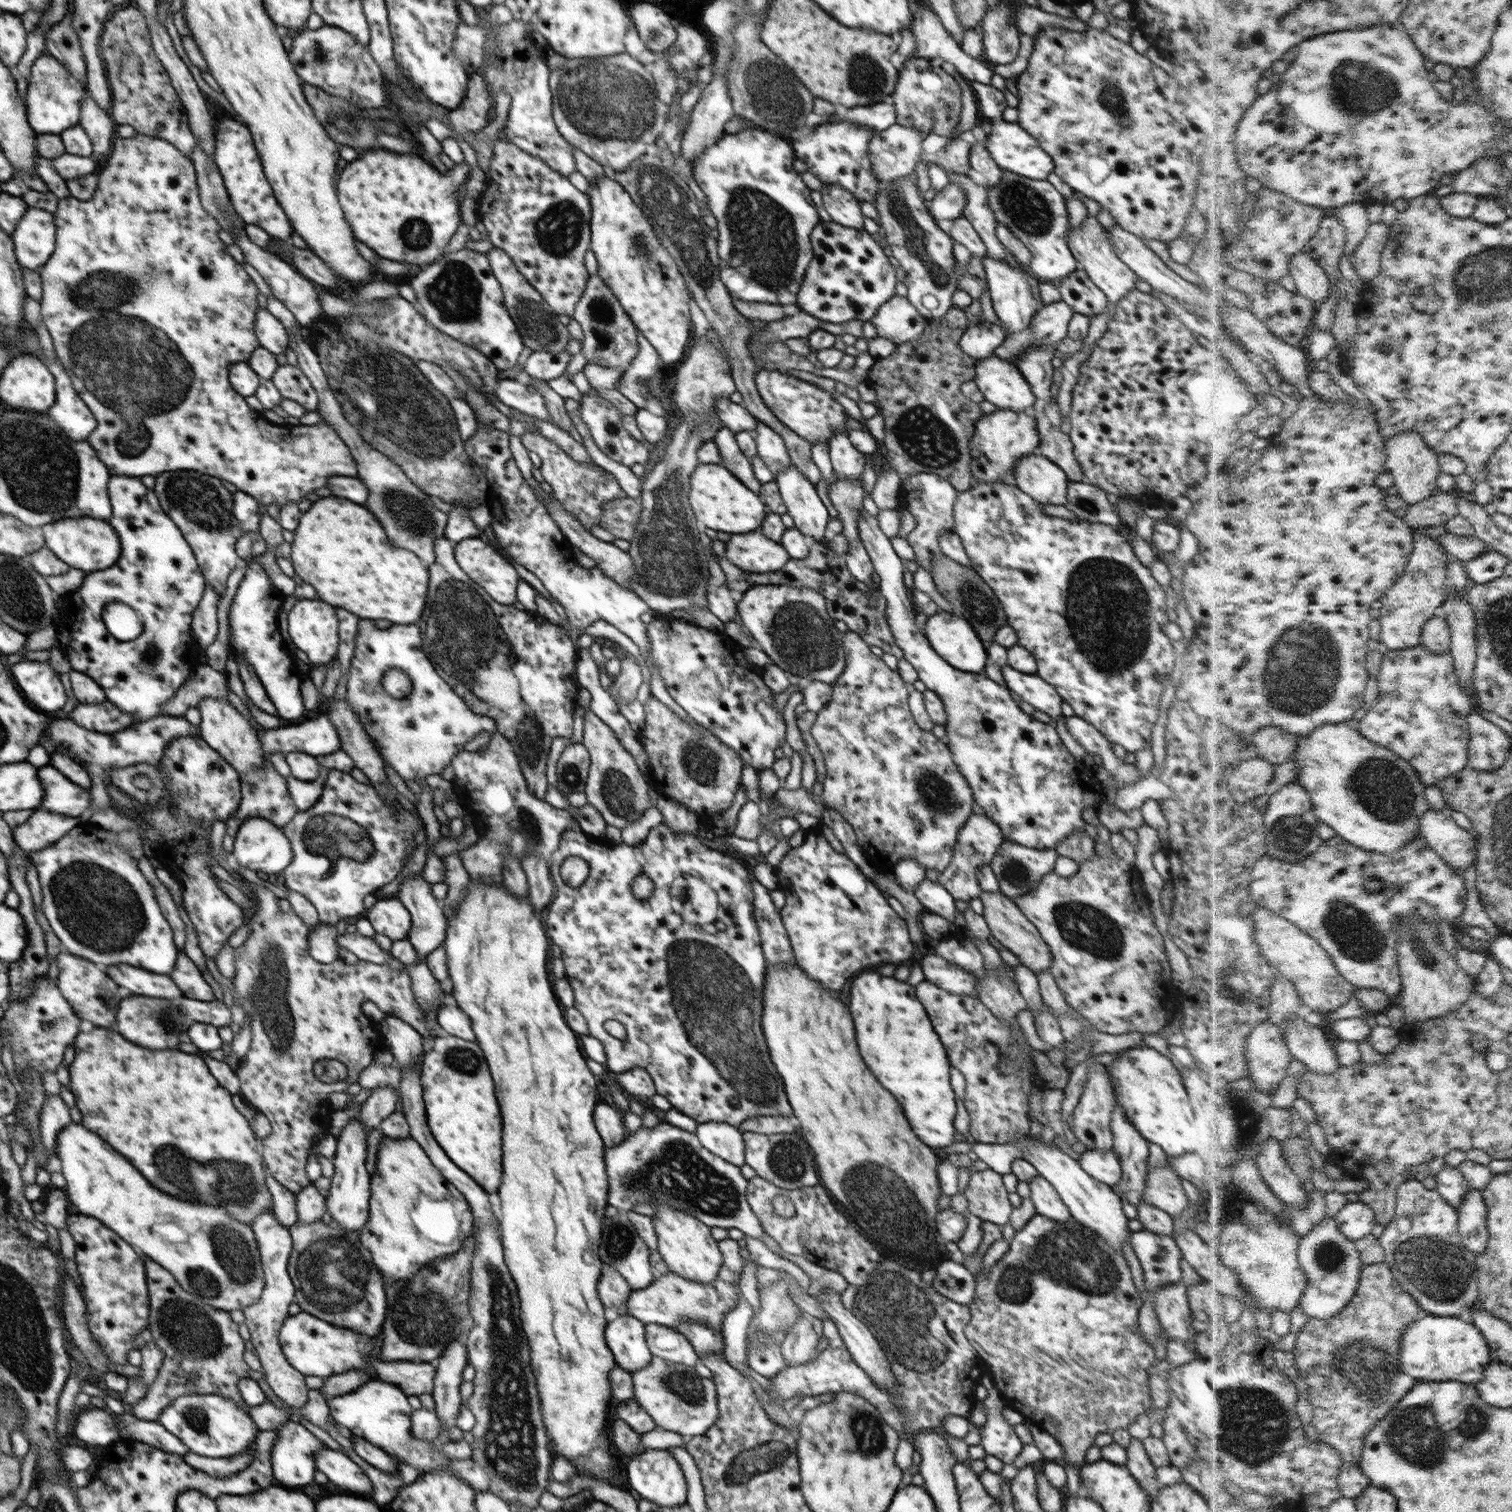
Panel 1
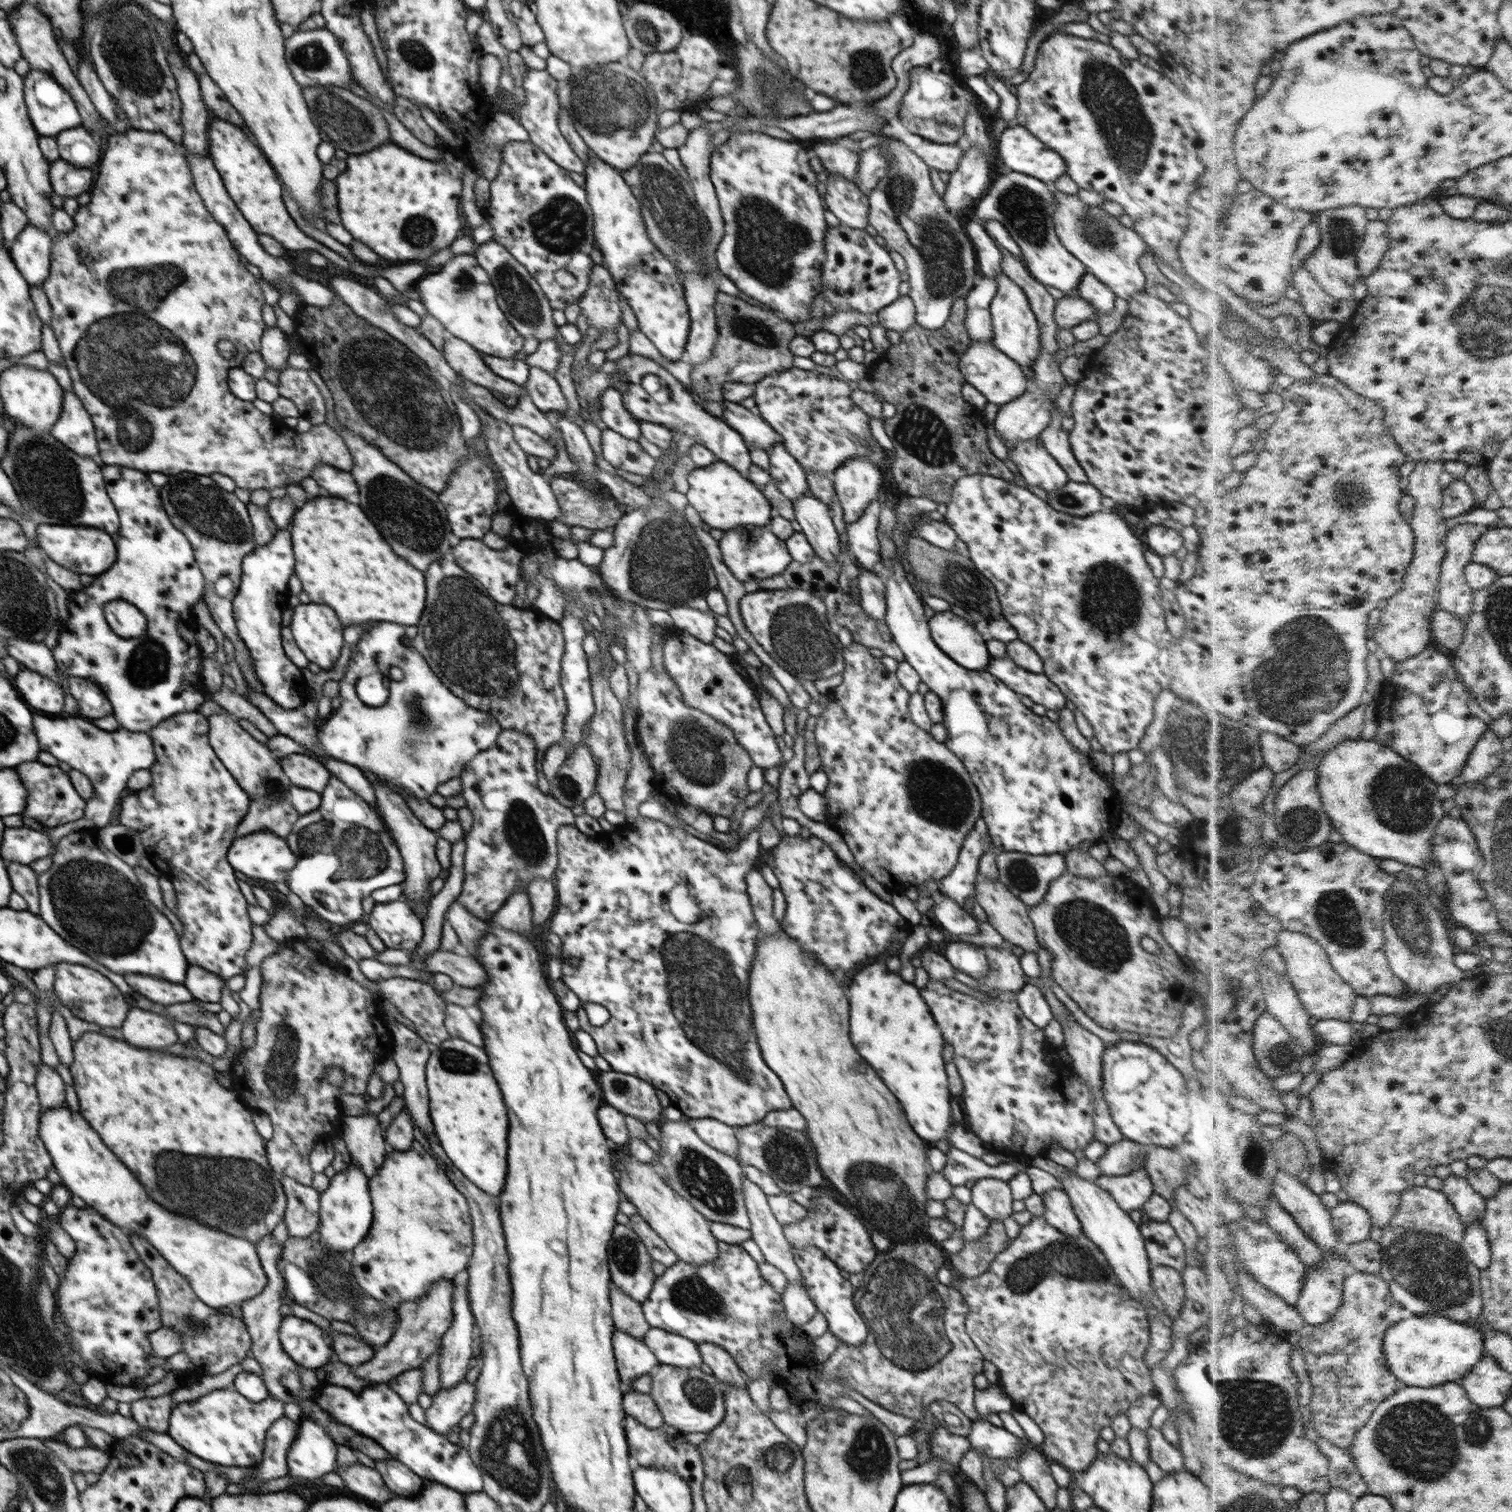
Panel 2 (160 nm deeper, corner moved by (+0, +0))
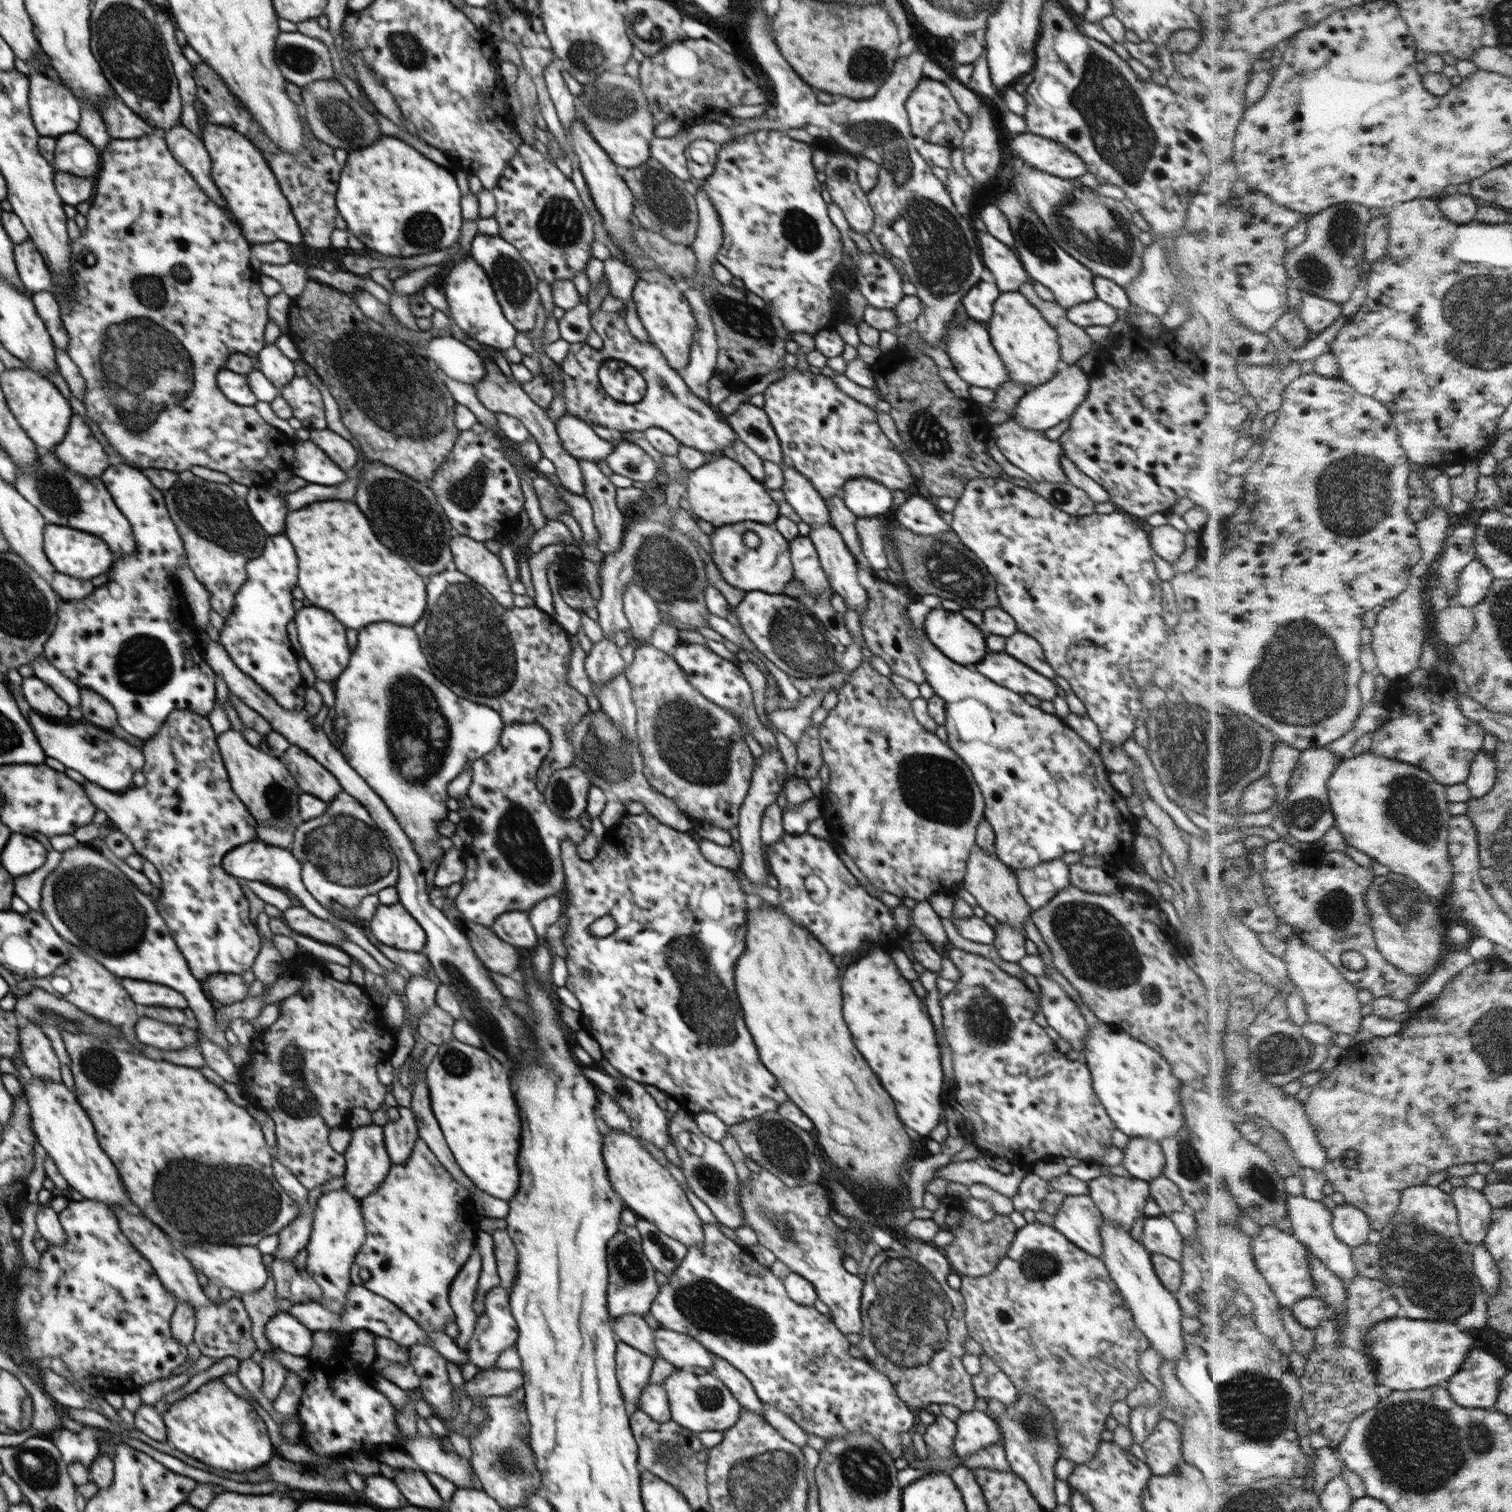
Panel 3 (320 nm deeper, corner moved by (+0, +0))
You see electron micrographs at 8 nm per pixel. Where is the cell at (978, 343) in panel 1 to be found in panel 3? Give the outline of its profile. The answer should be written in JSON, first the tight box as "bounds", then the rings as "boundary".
{"bounds":[961,280,1000,326],"boundary":[[[980,280],[964,295],[961,304],[970,318],[987,326],[993,313],[994,301],[1000,293],[996,283]]]}

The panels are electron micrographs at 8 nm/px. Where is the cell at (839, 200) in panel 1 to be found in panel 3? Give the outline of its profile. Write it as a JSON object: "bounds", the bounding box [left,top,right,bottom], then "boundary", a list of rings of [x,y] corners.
{"bounds":[823,150,875,234],"boundary":[[[832,150],[823,172],[827,176],[826,190],[842,210],[850,228],[866,234],[873,227],[875,214],[857,179],[858,161],[858,156],[851,153]]]}

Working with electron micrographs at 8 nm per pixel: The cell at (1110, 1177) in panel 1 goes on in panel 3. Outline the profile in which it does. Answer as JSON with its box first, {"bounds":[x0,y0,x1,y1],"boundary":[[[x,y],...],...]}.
{"bounds":[1121,1137,1166,1181],"boundary":[[[1131,1137],[1122,1151],[1124,1160],[1121,1165],[1136,1179],[1151,1181],[1163,1174],[1166,1157],[1155,1140]]]}

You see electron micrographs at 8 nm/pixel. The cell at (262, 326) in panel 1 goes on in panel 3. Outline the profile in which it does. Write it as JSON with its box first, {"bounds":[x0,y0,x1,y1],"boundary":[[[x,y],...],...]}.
{"bounds":[256,341,295,390],"boundary":[[[267,341],[256,357],[260,363],[259,371],[279,390],[295,377],[294,361],[286,357],[275,343]]]}

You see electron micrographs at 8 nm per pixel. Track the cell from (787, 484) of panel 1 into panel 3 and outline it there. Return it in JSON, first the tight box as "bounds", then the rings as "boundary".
{"bounds":[809,525,868,614],"boundary":[[[810,525],[809,537],[812,539],[820,564],[828,578],[834,594],[844,598],[847,608],[863,614],[867,607],[868,593],[858,580],[858,562],[849,551],[842,535],[831,525]]]}

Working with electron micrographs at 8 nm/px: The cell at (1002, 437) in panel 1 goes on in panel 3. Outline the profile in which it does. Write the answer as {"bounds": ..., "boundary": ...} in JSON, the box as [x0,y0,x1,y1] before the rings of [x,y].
{"bounds":[1012,364,1090,431],"boundary":[[[1078,364],[1068,365],[1067,368],[1058,371],[1052,380],[1026,391],[1016,405],[1012,418],[1016,419],[1024,428],[1039,431],[1048,430],[1062,420],[1069,420],[1071,414],[1080,406],[1090,390],[1090,376],[1085,373]]]}

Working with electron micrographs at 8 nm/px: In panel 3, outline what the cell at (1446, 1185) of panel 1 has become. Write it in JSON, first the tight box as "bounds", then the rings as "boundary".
{"bounds":[1452,1187,1495,1246],"boundary":[[[1456,1187],[1452,1193],[1459,1209],[1463,1235],[1472,1246],[1485,1244],[1491,1231],[1495,1214],[1486,1193],[1477,1188]]]}

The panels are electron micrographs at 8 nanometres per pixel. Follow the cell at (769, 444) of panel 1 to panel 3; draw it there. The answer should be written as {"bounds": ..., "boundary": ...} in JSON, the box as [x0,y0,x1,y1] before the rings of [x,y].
{"bounds":[780,465,831,526],"boundary":[[[788,465],[782,466],[782,476],[784,483],[780,490],[784,491],[786,501],[800,519],[808,525],[831,526],[830,512],[812,483]]]}

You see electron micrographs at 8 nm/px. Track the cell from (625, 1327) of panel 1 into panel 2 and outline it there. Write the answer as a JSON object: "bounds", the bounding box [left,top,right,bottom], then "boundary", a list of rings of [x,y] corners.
{"bounds":[612,1329,659,1391],"boundary":[[[615,1329],[612,1342],[619,1377],[625,1391],[630,1390],[635,1378],[648,1374],[659,1364],[642,1338],[634,1338]]]}

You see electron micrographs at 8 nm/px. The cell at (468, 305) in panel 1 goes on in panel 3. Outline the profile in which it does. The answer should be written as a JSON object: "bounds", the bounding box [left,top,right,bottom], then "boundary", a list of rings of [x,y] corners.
{"bounds":[444,257,517,351],"boundary":[[[463,257],[456,260],[444,279],[446,298],[452,312],[451,322],[460,337],[467,339],[475,346],[488,344],[498,351],[508,350],[515,346],[517,330],[504,316],[486,271],[473,258]]]}

